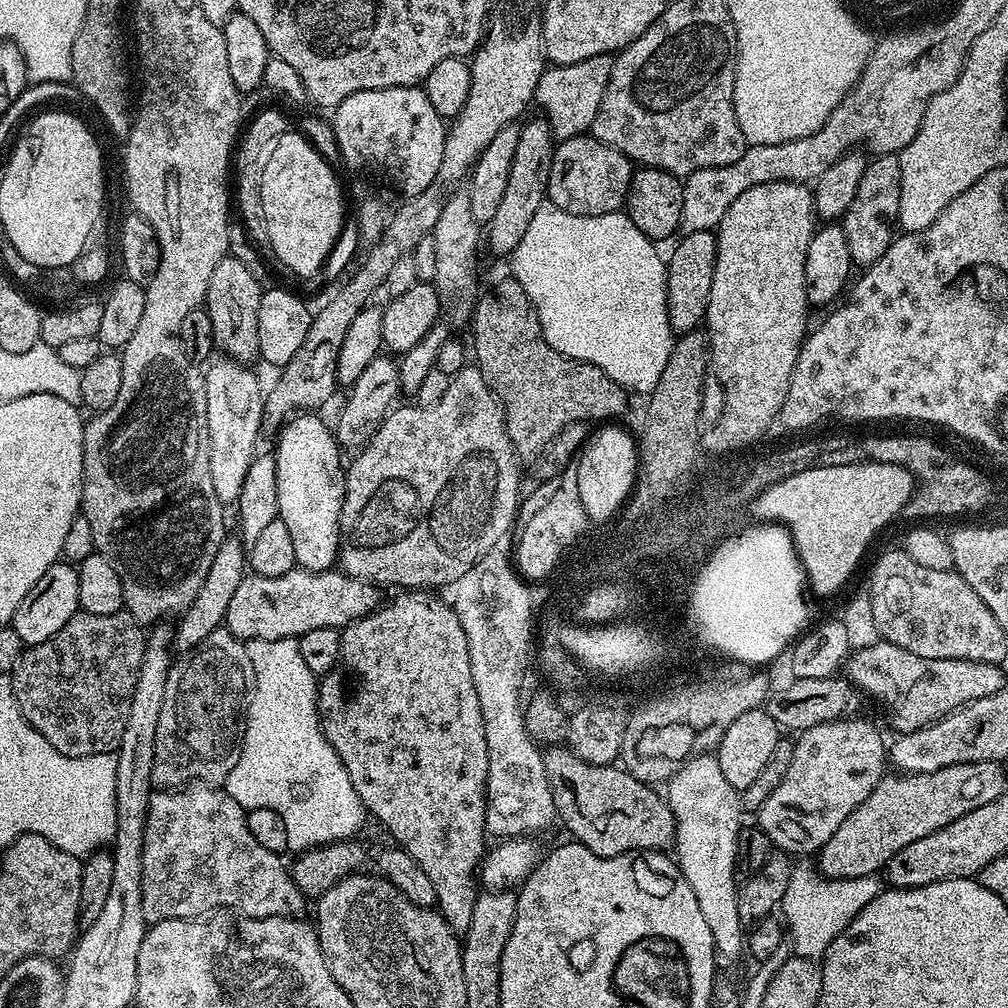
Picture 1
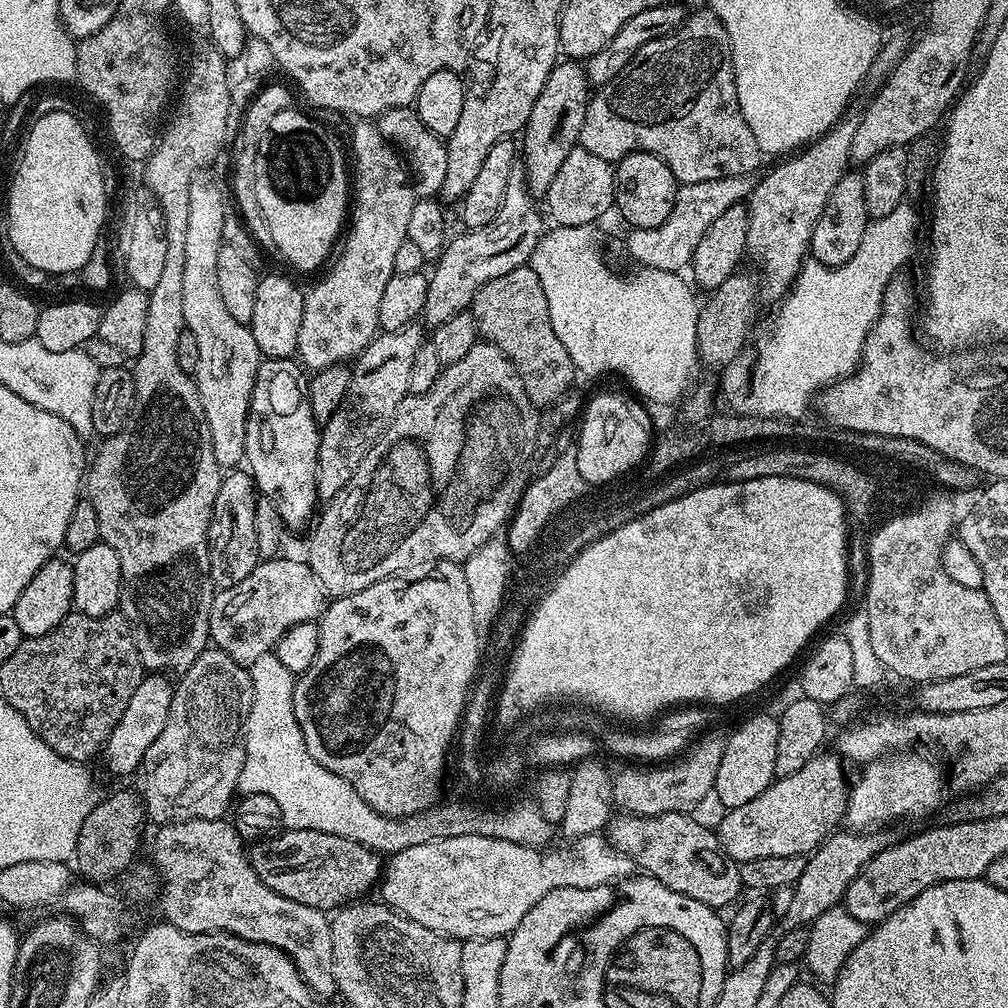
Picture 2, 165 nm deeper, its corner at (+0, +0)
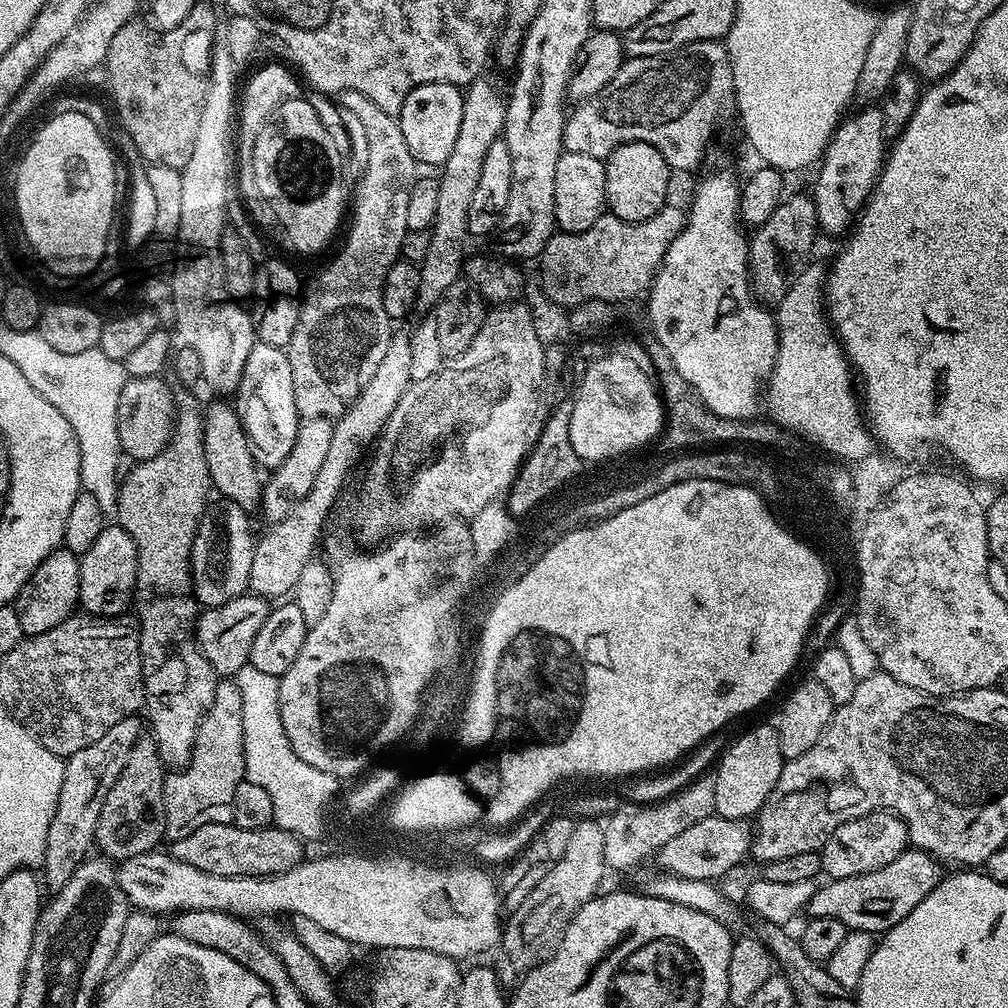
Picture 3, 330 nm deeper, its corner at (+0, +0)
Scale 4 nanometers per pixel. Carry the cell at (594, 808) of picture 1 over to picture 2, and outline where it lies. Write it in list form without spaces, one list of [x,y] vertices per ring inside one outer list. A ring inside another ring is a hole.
[[[687,812],[657,816],[616,814],[606,825],[606,839],[613,848],[629,856],[641,873],[654,877],[662,886],[686,894],[694,902],[724,910],[727,904],[735,905],[741,899],[740,864],[726,855],[719,835],[694,817]]]

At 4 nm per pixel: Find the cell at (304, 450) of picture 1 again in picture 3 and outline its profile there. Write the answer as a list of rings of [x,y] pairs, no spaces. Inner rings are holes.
[[[259,342],[253,346],[246,358],[246,366],[242,366],[240,385],[236,387],[234,393],[234,407],[240,413],[240,421],[246,430],[246,438],[250,446],[250,454],[256,459],[257,465],[264,470],[278,467],[286,458],[286,454],[290,454],[290,446],[294,446],[294,438],[298,434],[298,426],[302,419],[295,406],[290,358],[284,348]]]

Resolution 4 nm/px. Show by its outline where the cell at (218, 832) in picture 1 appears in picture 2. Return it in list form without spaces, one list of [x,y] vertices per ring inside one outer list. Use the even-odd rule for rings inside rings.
[[[227,819],[218,820],[178,820],[163,825],[152,844],[152,860],[156,863],[158,877],[158,901],[164,911],[163,919],[183,932],[228,932],[255,944],[269,944],[282,950],[300,972],[300,977],[308,987],[321,998],[328,998],[336,992],[334,978],[334,946],[332,945],[332,925],[329,917],[321,909],[302,906],[290,898],[282,898],[258,874],[248,860],[245,841],[236,833],[235,823]]]

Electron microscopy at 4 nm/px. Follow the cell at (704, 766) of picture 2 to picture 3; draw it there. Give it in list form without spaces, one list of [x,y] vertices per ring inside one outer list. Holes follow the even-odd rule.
[[[703,774],[667,800],[653,804],[628,802],[617,807],[603,825],[605,865],[609,869],[636,868],[643,860],[651,861],[662,850],[662,846],[666,846],[666,842],[670,842],[677,834],[682,834],[682,830],[694,826],[694,822],[702,822],[702,818],[715,813],[715,789],[715,775]]]

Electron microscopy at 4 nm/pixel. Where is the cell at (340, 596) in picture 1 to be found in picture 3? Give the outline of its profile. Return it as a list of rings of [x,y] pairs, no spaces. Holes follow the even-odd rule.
[[[245,594],[217,608],[205,608],[199,613],[196,643],[200,645],[202,654],[216,671],[217,677],[235,677],[236,672],[248,664],[250,646],[254,646],[254,638],[258,630],[262,630],[262,622],[266,622],[269,611],[270,604],[265,597]]]

